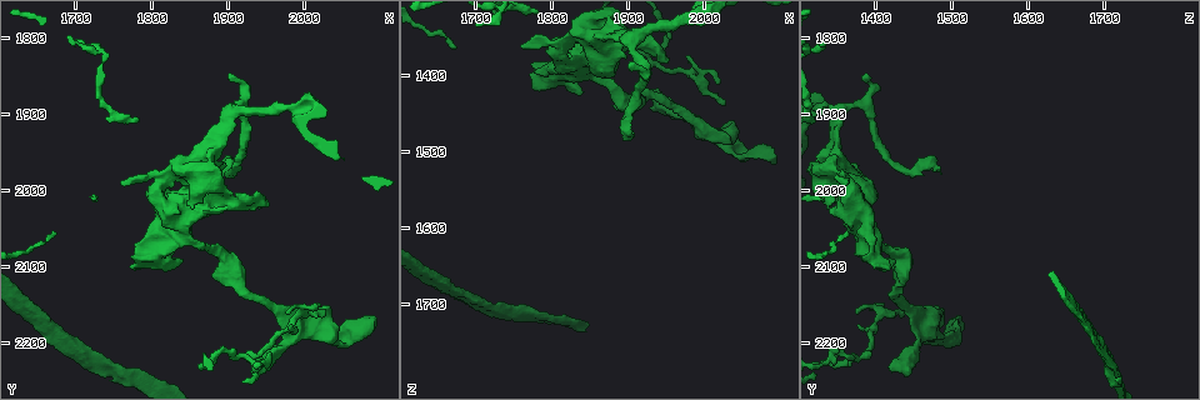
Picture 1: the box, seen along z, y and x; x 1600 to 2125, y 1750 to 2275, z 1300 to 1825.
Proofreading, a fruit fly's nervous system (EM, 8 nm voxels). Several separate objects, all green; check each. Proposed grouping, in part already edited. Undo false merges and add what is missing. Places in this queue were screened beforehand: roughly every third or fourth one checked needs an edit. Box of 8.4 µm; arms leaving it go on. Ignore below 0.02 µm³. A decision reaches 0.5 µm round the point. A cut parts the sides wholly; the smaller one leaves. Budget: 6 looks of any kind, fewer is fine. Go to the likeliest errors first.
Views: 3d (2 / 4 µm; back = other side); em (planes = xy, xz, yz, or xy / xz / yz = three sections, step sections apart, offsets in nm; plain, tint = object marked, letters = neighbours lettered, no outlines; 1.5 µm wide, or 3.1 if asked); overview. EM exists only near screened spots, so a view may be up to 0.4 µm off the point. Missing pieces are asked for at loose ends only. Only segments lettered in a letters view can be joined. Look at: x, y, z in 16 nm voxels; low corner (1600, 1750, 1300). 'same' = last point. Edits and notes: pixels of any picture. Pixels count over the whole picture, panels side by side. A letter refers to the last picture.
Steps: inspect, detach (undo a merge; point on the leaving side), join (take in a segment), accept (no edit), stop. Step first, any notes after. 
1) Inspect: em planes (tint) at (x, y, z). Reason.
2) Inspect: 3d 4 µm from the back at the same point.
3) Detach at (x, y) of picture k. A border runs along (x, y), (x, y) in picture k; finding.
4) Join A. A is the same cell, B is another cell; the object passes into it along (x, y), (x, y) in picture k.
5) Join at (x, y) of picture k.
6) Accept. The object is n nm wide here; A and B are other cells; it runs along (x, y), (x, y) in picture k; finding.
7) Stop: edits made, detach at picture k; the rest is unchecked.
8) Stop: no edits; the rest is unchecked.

Inspect: em planes (tint) at (1925, 2220, 1375). Arms part here.

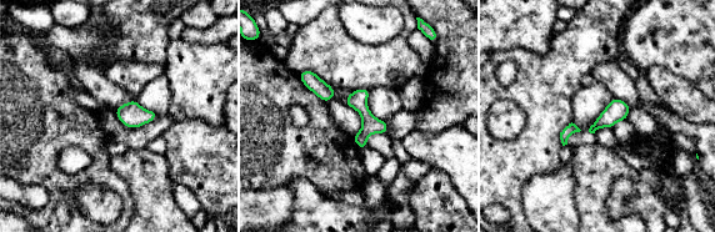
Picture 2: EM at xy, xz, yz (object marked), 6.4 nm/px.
Inspect: em planes (letters) at the same point.

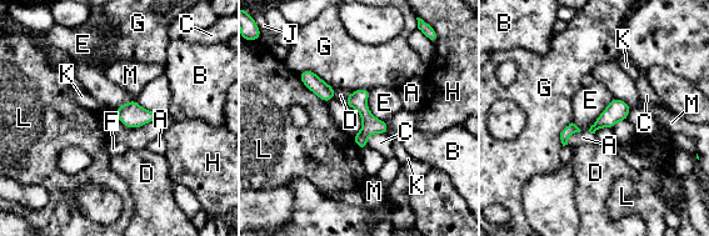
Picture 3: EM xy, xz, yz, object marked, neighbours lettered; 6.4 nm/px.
Accept. The object is 120 nm wide here; A, B, C, D, E, F, G, H, J, K, L and M are other cells; it runs along (365, 91), (367, 130), (362, 145) in picture 3; continuous, no second neuron.

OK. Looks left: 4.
Inspect: 3d 4 µm from the back at (1780, 2105, 1415). An open end.

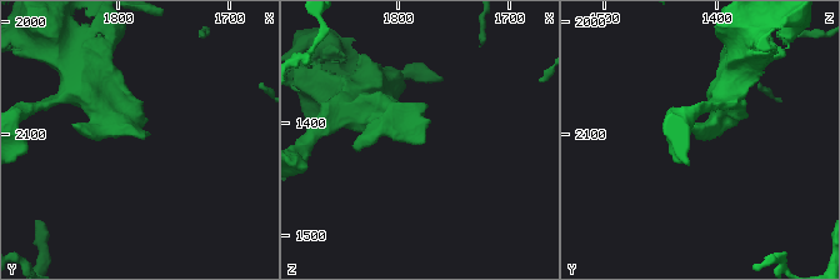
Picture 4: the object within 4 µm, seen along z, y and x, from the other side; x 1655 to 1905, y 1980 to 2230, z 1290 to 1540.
Inspect: em planes (letters) at (1778, 2104, 1418).

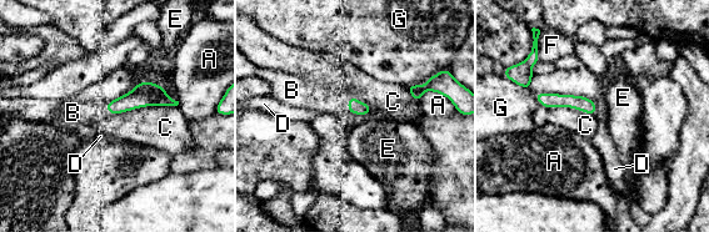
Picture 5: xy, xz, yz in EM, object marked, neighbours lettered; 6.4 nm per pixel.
Join B. The longest contact is with C, 440 nm; B is the same cell, A, C, D, E, F and G are other cells; the neuron continues.

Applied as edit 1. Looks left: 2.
Stop: edits made, join at picture 5; the rest is unchecked.

